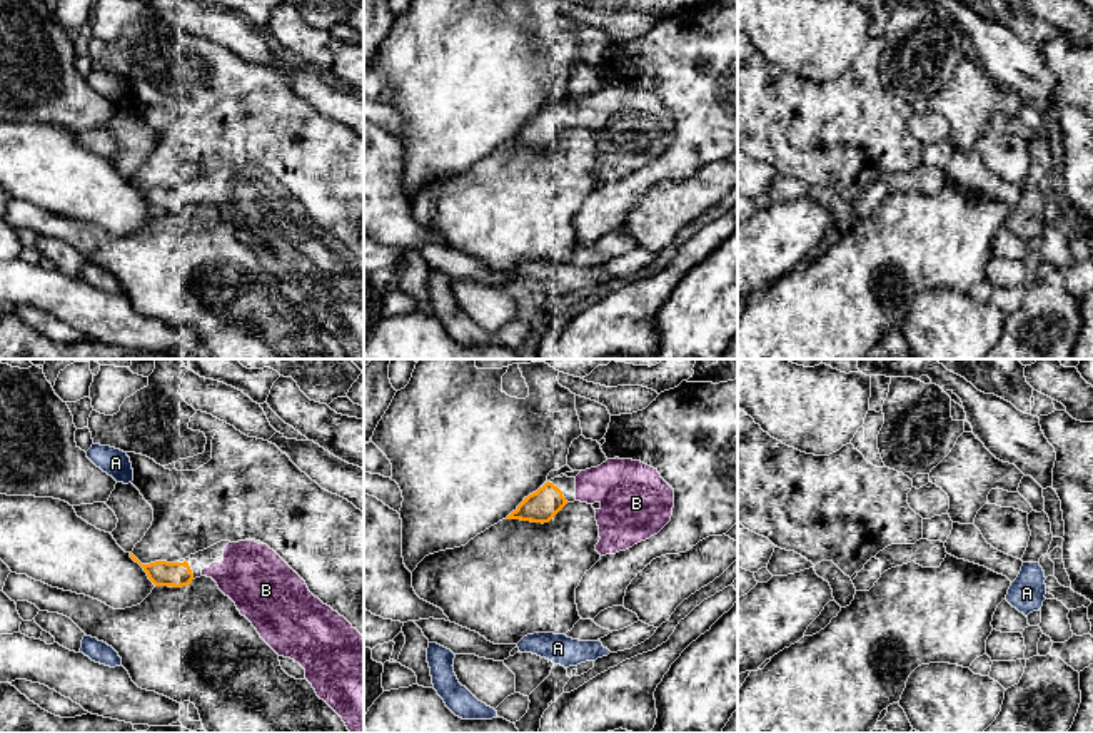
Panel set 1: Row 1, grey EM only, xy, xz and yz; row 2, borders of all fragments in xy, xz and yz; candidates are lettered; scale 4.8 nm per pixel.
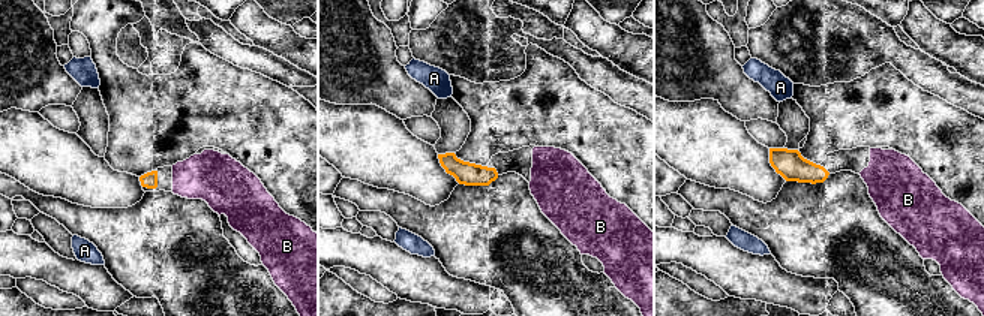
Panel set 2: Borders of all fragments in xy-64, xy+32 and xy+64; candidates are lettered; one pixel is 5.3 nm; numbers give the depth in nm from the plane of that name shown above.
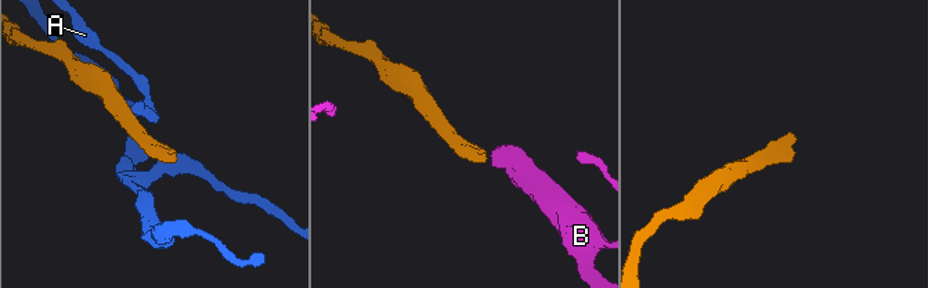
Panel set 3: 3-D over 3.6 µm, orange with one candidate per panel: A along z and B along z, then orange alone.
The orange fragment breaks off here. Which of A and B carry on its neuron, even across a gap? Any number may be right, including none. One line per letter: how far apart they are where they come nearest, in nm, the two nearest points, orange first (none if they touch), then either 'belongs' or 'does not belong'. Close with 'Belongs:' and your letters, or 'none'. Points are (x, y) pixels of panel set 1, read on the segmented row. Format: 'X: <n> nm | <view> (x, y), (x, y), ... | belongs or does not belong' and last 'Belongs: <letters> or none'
A: 340 nm | xy (130, 553), (127, 483) | does not belong
B: 50 nm | xy (192, 573), (202, 573) | belongs
Belongs: B

